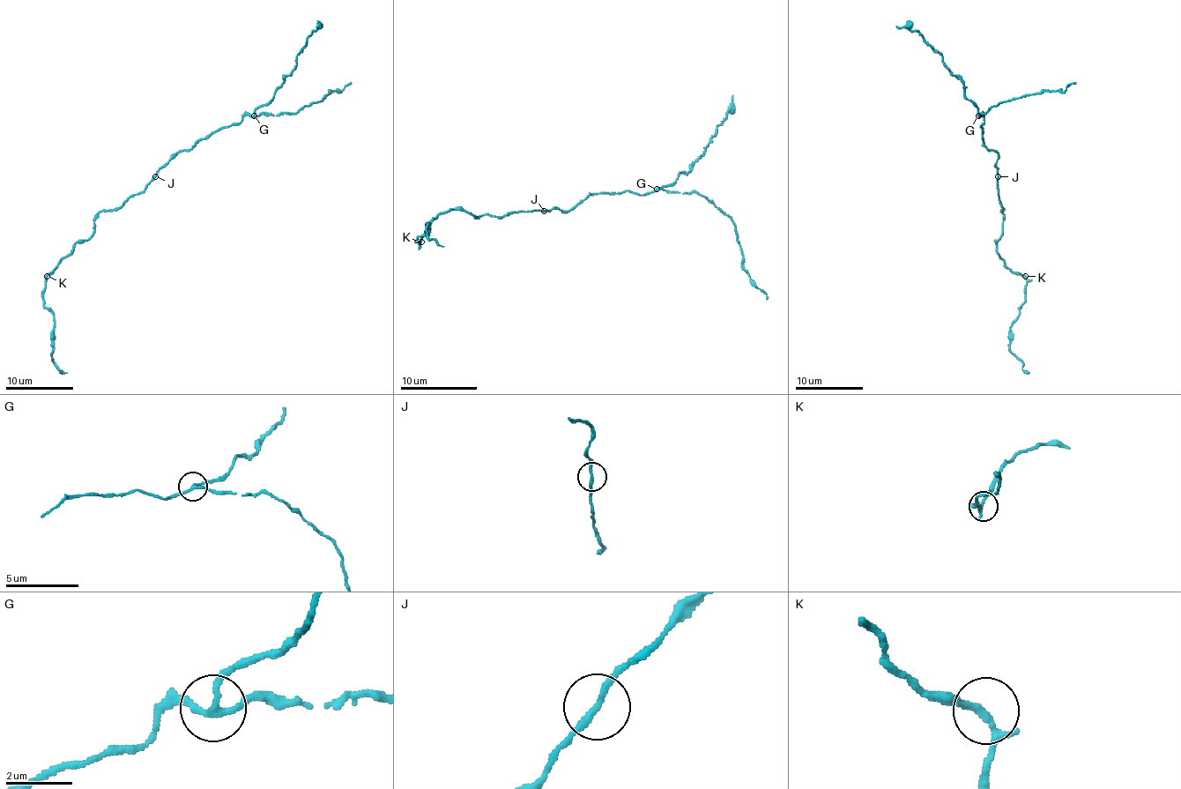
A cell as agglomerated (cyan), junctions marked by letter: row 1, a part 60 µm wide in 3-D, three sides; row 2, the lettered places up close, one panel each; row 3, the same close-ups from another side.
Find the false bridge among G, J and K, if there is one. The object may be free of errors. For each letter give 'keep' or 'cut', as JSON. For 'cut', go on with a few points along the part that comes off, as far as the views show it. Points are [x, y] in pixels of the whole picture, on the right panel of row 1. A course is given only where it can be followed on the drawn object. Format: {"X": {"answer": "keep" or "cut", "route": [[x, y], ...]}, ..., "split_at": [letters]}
{"G": {"answer": "cut", "route": [[977, 115], [977, 108], [964, 94], [964, 85], [946, 66], [942, 55], [915, 31], [896, 26]]}, "J": {"answer": "keep"}, "K": {"answer": "keep"}, "split_at": ["G"]}

